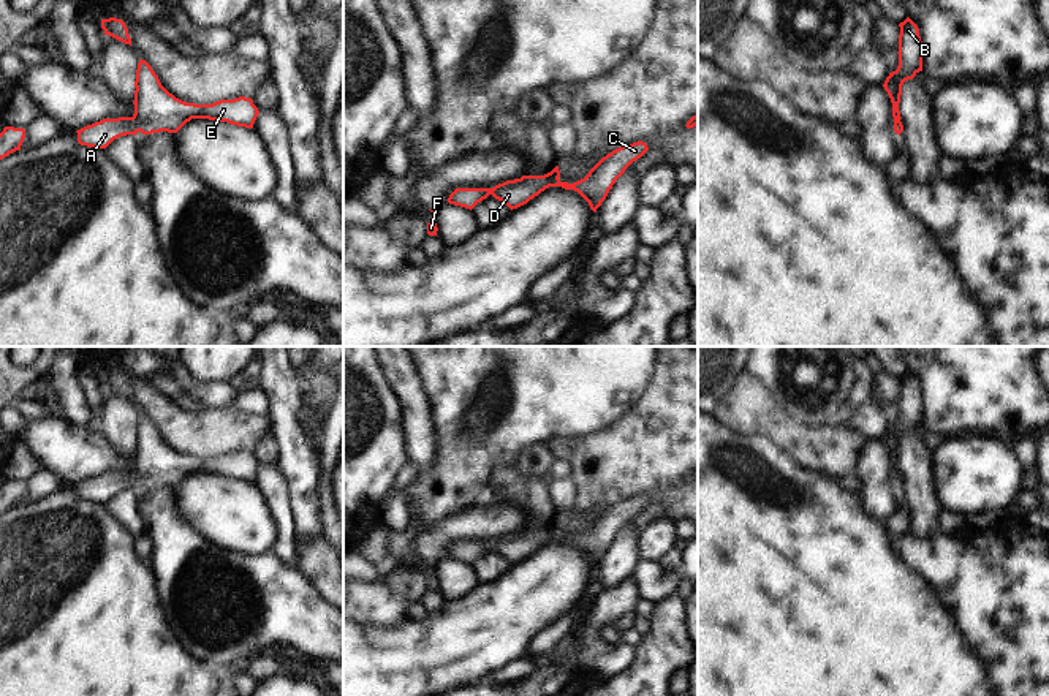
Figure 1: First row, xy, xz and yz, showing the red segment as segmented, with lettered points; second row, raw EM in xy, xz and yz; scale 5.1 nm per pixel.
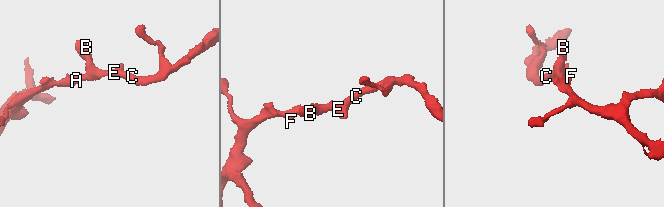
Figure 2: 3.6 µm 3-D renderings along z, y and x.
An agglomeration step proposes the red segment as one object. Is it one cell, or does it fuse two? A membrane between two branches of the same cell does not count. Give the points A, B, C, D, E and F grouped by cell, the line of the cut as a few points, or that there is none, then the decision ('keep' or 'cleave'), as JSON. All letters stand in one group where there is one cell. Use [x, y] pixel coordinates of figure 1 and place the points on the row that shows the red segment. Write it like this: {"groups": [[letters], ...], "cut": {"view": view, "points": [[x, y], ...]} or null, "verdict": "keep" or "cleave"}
{"groups": [["A", "B", "C", "D", "E", "F"]], "cut": null, "verdict": "keep"}

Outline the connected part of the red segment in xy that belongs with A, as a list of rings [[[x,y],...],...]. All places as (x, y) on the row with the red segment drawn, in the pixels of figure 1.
[[[139,60],[134,81],[134,114],[131,117],[103,119],[78,130],[78,142],[106,149],[127,134],[177,133],[191,119],[209,119],[253,128],[259,114],[252,98],[239,96],[212,104],[185,103],[169,93],[146,60]]]

